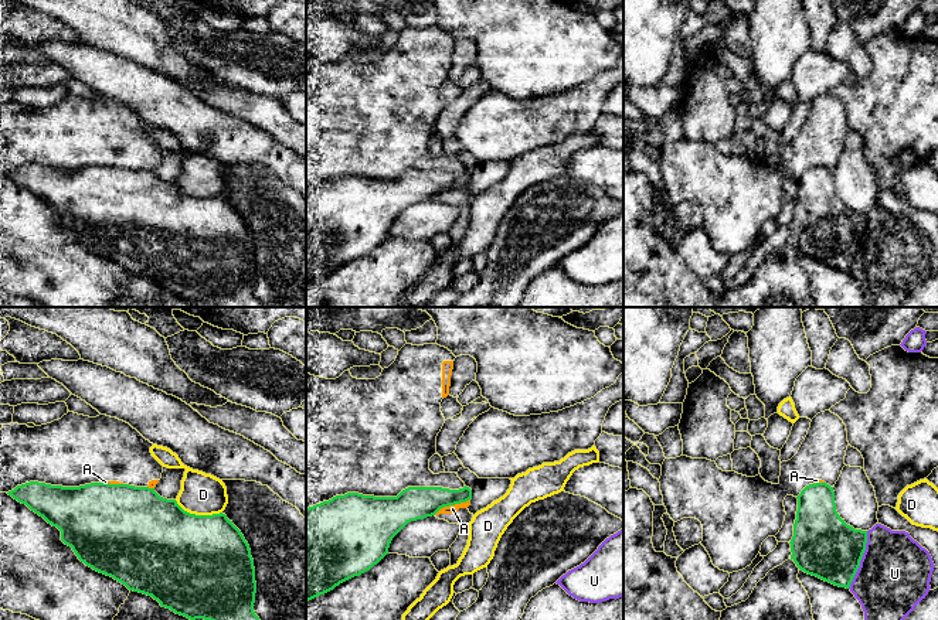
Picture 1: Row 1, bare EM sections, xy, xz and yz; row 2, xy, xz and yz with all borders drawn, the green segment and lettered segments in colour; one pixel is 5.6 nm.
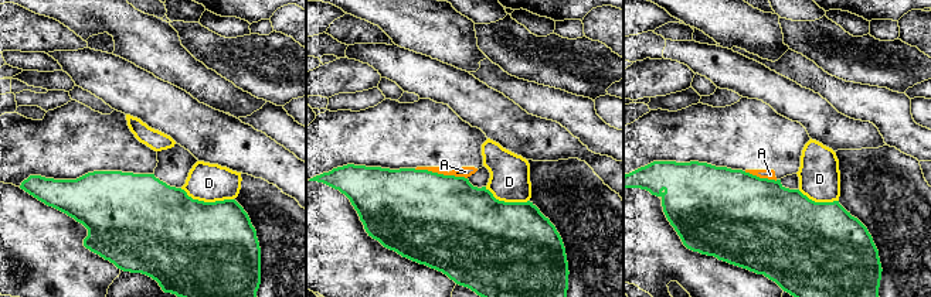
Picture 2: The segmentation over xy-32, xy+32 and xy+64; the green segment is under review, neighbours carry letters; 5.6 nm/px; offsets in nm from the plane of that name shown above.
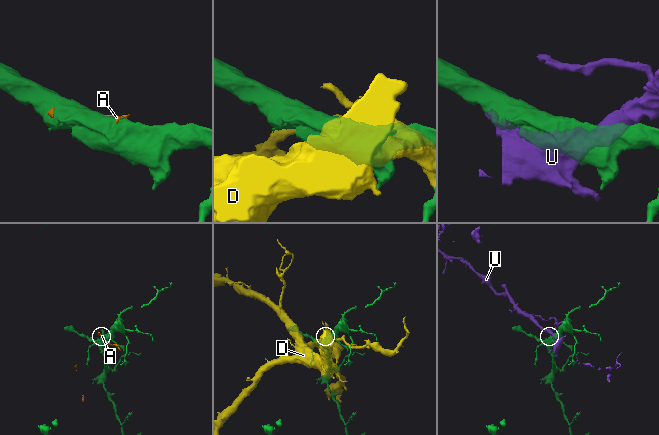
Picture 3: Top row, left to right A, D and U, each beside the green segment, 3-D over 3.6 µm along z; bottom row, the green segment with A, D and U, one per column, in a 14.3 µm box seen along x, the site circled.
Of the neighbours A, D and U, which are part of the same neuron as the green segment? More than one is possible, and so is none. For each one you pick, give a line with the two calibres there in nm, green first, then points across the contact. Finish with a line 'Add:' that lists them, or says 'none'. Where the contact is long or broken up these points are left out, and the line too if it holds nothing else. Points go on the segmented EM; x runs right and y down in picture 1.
Add: none

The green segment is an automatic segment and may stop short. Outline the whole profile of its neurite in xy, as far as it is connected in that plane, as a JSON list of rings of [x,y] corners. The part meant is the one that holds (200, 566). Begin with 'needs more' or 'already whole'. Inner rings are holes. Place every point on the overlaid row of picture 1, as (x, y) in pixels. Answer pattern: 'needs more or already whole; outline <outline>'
already whole; outline [[[30,481],[17,486],[14,490],[7,493],[14,500],[26,504],[31,511],[43,517],[48,524],[57,527],[61,531],[61,541],[71,546],[81,562],[94,570],[113,578],[115,580],[125,585],[129,590],[139,592],[152,596],[160,603],[162,607],[170,609],[176,614],[184,616],[190,620],[259,620],[254,612],[256,582],[254,559],[251,549],[241,531],[227,518],[225,514],[213,515],[196,515],[184,511],[176,500],[167,500],[160,497],[154,488],[135,487],[129,484],[109,484],[109,483],[91,483],[79,487],[62,487],[51,486],[38,481]]]

